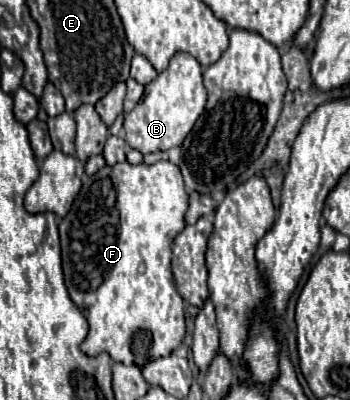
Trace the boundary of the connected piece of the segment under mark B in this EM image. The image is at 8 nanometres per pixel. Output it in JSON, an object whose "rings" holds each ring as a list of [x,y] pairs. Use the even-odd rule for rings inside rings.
{"rings":[[[176,52],[170,58],[168,68],[146,86],[144,96],[142,100],[138,100],[134,110],[124,116],[126,142],[142,154],[180,146],[186,138],[186,132],[190,132],[198,116],[204,112],[204,106],[206,90],[202,84],[202,66],[194,56],[186,52]]]}

